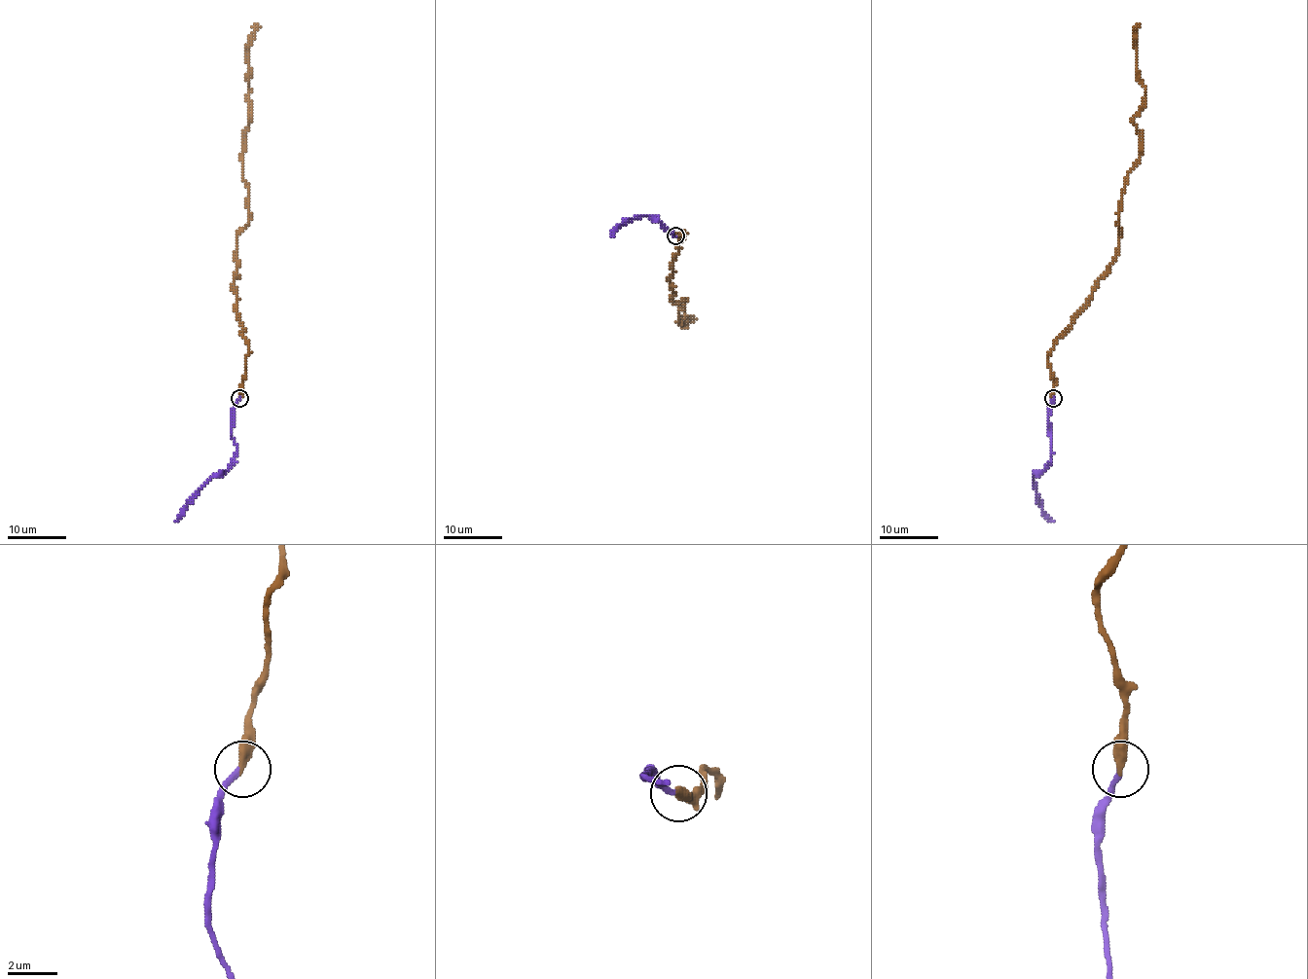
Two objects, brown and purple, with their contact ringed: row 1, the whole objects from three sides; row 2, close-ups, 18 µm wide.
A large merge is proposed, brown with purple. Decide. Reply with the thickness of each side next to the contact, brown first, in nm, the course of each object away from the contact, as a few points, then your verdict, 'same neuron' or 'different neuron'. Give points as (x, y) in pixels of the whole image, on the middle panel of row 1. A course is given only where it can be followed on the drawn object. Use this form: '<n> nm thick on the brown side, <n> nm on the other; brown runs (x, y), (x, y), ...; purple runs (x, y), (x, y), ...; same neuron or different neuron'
400 nm thick on the brown side, 220 nm on the other; brown runs (675, 235), (684, 233), (671, 278), (673, 302), (685, 301), (678, 310), (685, 329), (684, 318), (694, 319); purple runs (675, 235), (647, 216), (636, 216), (623, 222), (611, 235); same neuron

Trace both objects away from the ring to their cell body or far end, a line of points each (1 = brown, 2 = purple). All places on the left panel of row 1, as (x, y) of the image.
1: (239, 399), (248, 342), (235, 282), (237, 235), (249, 221), (242, 163), (249, 111), (248, 40), (258, 23)
2: (239, 399), (233, 411), (232, 439), (236, 446), (233, 462), (221, 474), (211, 477), (175, 522)

